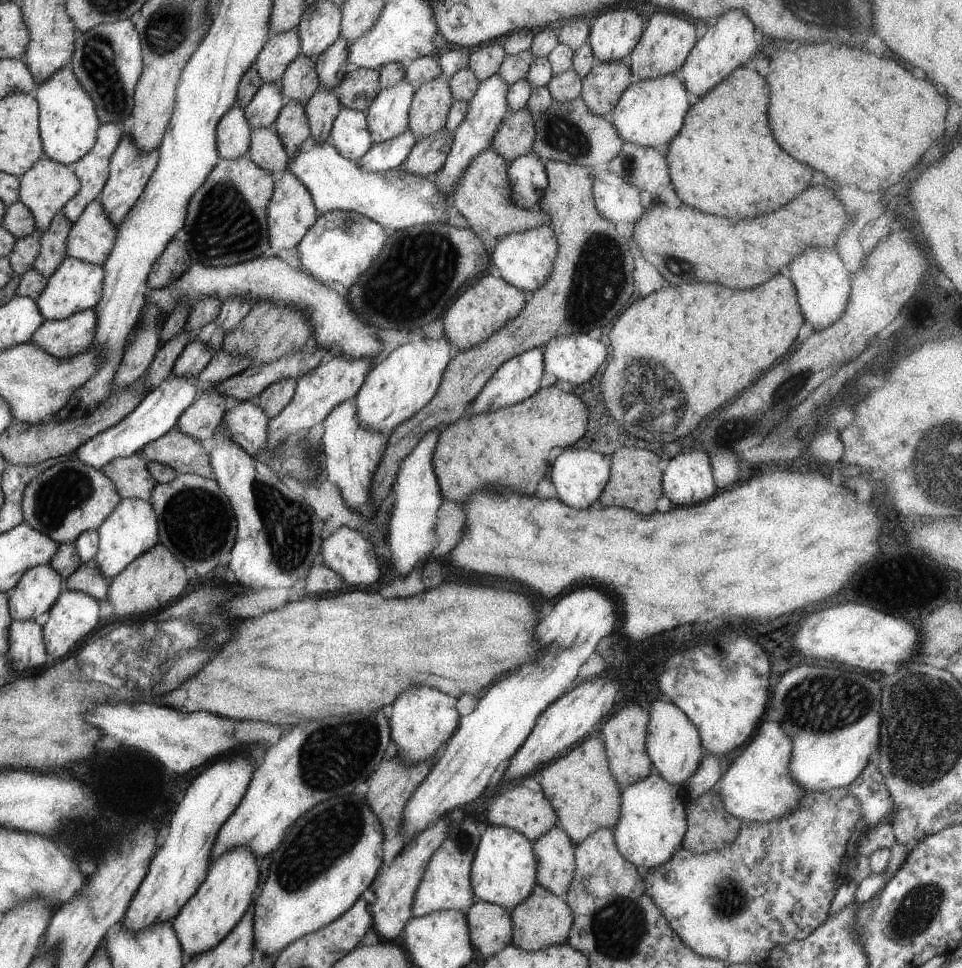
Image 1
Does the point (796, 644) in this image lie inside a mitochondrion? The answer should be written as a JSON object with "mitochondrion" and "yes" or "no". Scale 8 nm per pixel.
{"mitochondrion":"no"}

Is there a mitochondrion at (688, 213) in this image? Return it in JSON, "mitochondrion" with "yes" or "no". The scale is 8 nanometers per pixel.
{"mitochondrion":"no"}

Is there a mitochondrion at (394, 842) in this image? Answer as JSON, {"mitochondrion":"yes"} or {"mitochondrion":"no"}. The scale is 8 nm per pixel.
{"mitochondrion":"no"}

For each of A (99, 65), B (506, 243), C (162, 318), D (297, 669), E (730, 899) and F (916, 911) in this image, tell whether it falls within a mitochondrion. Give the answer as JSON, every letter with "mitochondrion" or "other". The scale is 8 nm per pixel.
{"A":"mitochondrion","B":"other","C":"other","D":"other","E":"mitochondrion","F":"mitochondrion"}

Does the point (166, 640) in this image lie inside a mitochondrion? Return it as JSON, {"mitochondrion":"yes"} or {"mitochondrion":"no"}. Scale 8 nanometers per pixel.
{"mitochondrion":"yes"}

